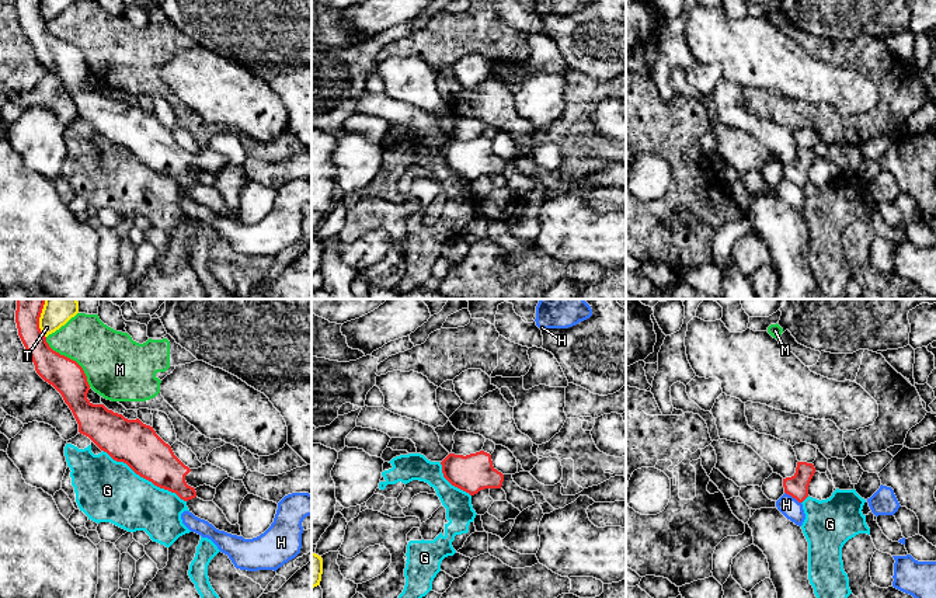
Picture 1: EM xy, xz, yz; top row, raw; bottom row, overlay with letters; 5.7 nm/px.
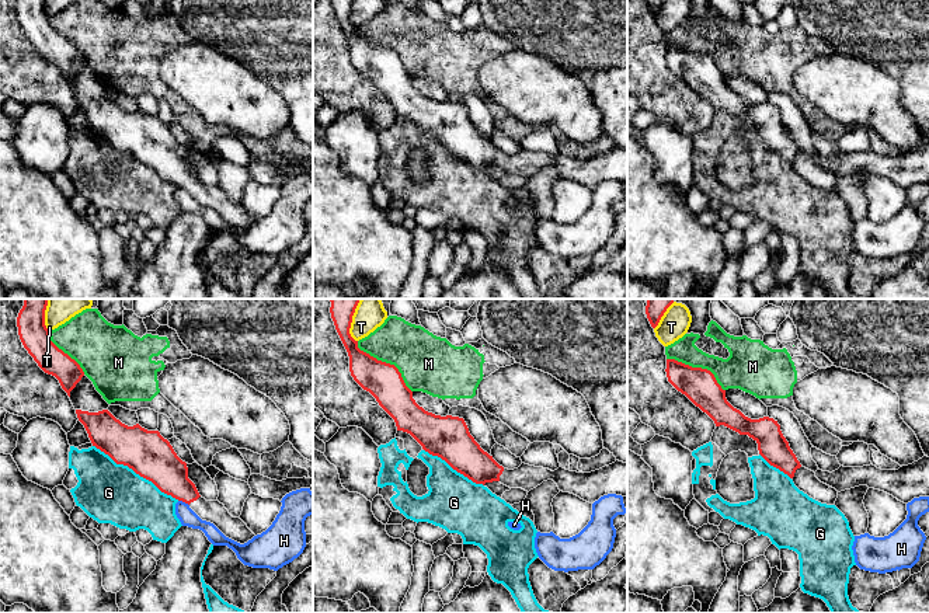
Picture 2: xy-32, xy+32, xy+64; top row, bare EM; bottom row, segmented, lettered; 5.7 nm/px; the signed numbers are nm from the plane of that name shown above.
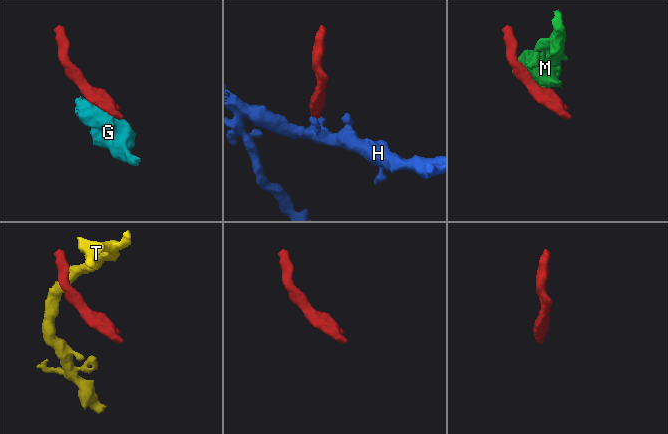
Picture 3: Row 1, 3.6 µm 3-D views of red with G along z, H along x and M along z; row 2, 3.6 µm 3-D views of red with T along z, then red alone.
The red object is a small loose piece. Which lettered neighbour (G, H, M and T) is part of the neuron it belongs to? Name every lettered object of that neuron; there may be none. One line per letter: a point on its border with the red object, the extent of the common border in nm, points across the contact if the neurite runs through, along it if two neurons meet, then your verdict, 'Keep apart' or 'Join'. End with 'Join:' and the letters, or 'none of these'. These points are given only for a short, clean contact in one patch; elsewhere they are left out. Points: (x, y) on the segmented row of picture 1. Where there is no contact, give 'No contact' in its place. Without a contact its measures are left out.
G: Touches red at xy (145, 477). Shared border 550 nm. Keep apart
H: Touches red at yz (793, 497). Shared border 120 nm. Boundary: yz (785, 492), (800, 503). Keep apart
M: Touches red at xy (69, 358). Shared border 380 nm. Keep apart
T: Touches red at xy (38, 319). Shared border 220 nm. Boundary: xy (44, 299), (39, 330), (45, 337). Keep apart
Join: none of these

